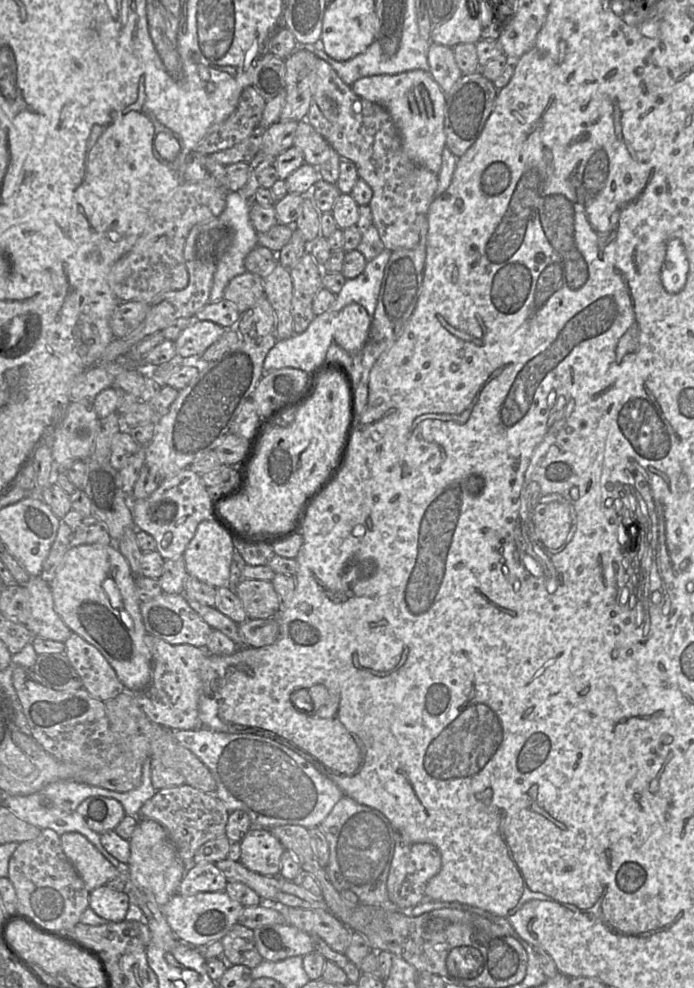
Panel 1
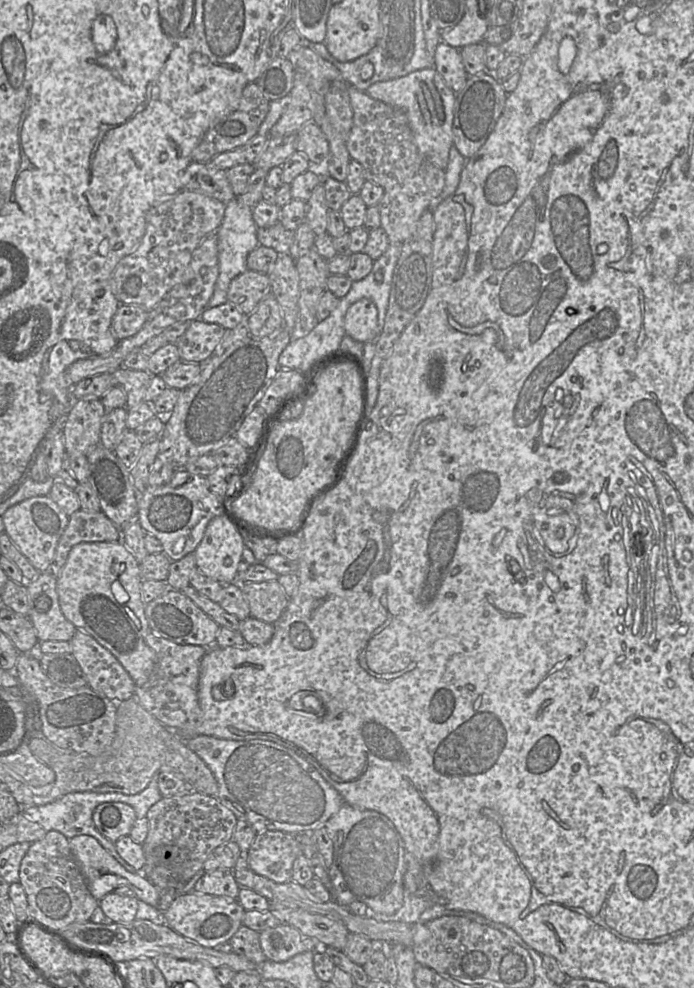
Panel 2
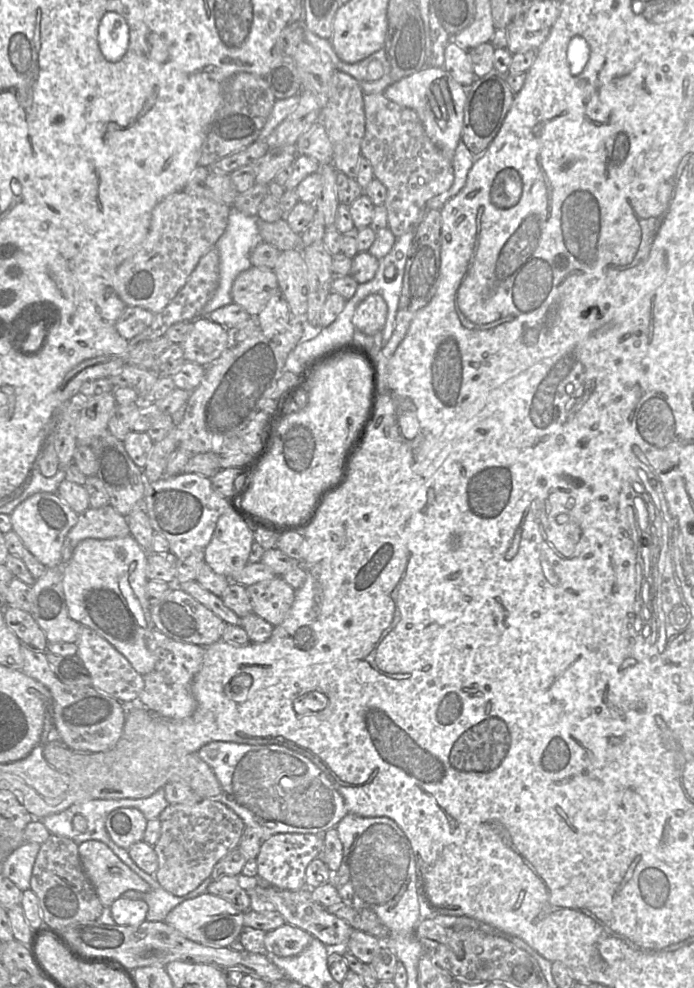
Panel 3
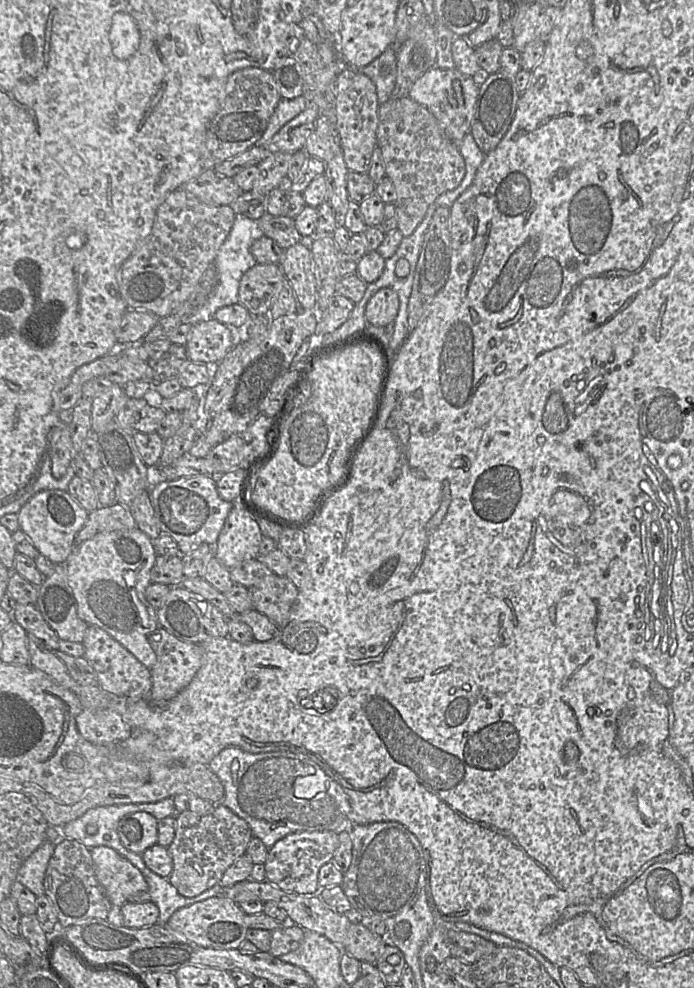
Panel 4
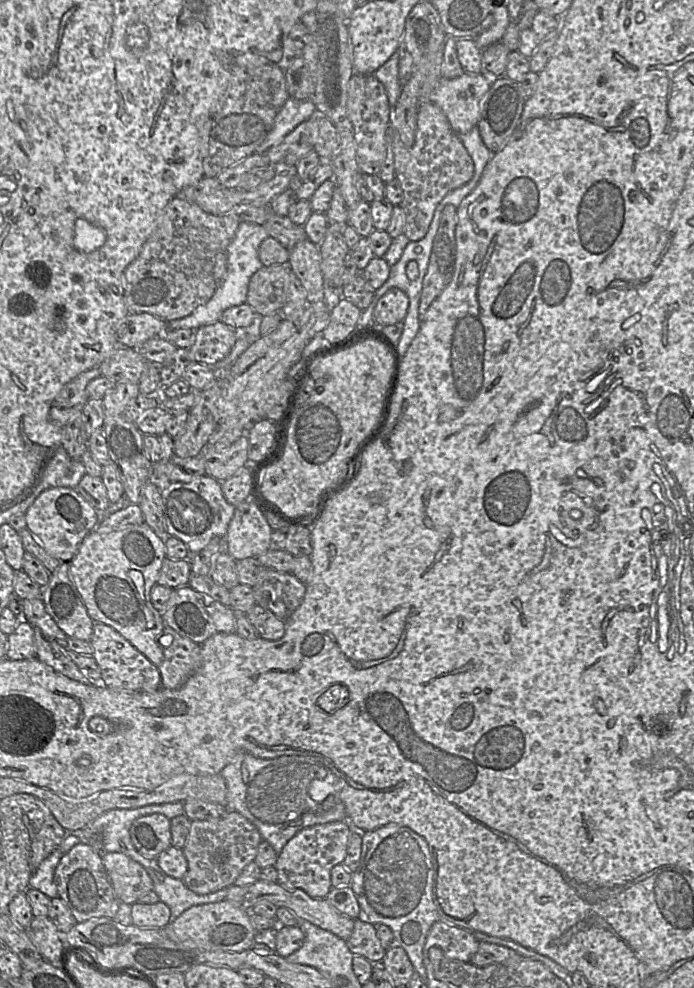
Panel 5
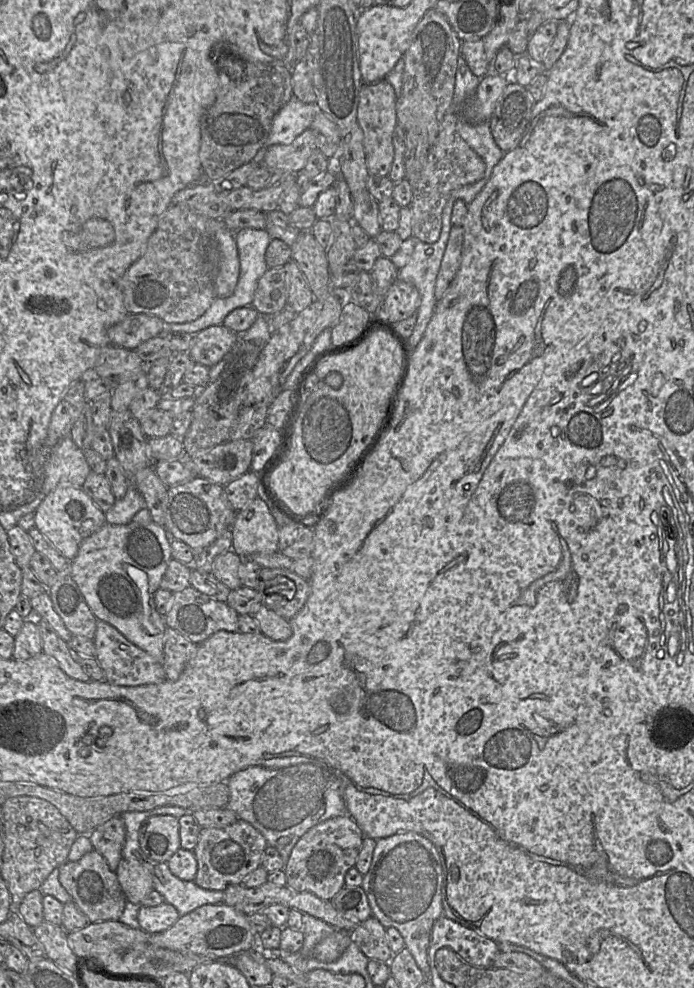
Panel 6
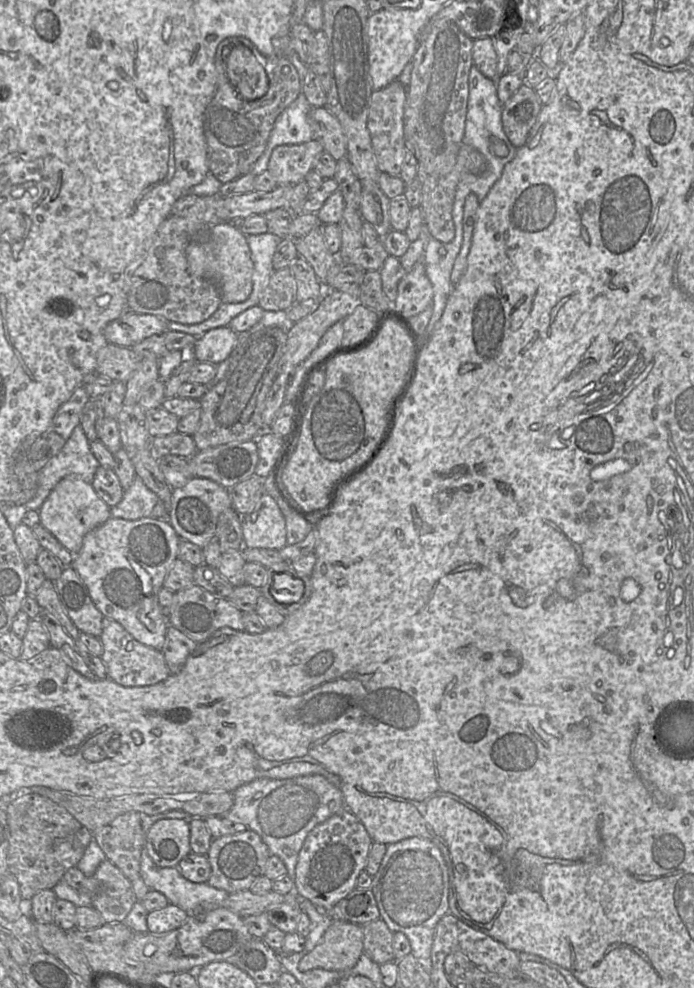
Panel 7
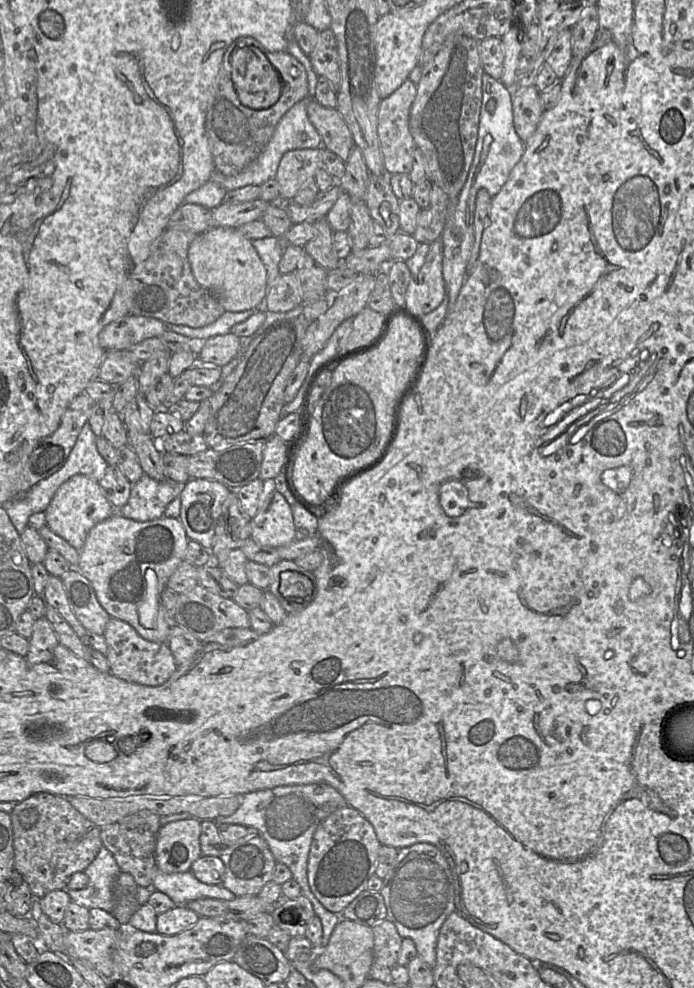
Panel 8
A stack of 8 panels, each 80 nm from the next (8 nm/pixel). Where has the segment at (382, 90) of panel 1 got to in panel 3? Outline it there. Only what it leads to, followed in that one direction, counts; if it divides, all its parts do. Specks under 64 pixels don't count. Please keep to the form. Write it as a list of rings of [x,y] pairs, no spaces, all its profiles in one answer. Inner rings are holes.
[[[426,67],[423,70],[392,83],[383,92],[389,100],[414,110],[431,141],[442,154],[452,160],[461,140],[465,87],[456,82],[443,67]]]

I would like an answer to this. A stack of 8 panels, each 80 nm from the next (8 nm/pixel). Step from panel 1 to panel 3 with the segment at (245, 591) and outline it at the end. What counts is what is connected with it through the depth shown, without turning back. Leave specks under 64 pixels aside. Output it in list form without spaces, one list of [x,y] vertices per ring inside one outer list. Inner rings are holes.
[[[279,576],[247,586],[246,592],[252,612],[274,627],[283,622],[295,599],[295,590]]]

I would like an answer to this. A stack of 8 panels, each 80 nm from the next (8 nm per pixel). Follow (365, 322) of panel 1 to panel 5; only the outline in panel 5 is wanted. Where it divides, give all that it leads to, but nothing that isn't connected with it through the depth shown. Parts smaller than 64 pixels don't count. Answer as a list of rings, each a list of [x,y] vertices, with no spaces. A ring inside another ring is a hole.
[[[391,288],[378,300],[373,310],[375,324],[392,325],[403,321],[409,307],[407,294],[398,289]]]

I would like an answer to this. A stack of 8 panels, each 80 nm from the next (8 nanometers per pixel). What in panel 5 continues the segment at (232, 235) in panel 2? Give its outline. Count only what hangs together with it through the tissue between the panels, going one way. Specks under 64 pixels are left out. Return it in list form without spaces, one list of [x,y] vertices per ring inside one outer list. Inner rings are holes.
[[[240,221],[236,233],[226,247],[227,266],[226,275],[221,284],[218,285],[212,298],[205,304],[197,307],[190,315],[167,322],[170,330],[191,329],[220,321],[223,312],[231,307],[246,303],[248,285],[252,275],[264,265],[261,262],[258,250],[260,244],[270,237],[263,225]]]

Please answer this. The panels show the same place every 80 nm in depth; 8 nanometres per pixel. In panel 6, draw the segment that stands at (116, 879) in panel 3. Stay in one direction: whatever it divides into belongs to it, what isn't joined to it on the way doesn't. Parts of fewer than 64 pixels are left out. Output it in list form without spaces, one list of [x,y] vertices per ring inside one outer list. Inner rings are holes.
[[[123,858],[115,873],[121,889],[130,903],[140,904],[147,894],[153,890],[149,873],[138,862]]]

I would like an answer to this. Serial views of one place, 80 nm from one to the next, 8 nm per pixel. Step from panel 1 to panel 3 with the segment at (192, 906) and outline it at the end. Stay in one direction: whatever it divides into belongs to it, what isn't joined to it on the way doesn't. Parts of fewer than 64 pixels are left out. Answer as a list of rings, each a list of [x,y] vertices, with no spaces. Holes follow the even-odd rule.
[[[206,892],[178,904],[167,914],[164,922],[189,940],[208,947],[223,948],[238,940],[244,926],[243,914],[228,900]]]

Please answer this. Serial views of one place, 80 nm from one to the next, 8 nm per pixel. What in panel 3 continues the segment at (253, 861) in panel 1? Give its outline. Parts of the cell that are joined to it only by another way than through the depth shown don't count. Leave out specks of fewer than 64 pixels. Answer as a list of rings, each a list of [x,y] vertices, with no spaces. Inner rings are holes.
[[[278,833],[261,843],[255,861],[257,876],[262,882],[289,891],[307,888],[305,873],[311,861],[318,858],[323,849],[323,835],[311,833]]]

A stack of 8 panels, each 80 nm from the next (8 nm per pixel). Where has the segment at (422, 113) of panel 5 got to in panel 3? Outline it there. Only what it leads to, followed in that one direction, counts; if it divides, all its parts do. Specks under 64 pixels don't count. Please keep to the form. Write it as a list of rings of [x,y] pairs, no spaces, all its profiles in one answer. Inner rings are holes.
[[[365,94],[365,135],[361,154],[373,168],[374,179],[387,189],[384,207],[388,229],[398,238],[414,232],[426,213],[427,203],[449,190],[454,182],[452,160],[447,159],[428,137],[418,114],[383,94]]]

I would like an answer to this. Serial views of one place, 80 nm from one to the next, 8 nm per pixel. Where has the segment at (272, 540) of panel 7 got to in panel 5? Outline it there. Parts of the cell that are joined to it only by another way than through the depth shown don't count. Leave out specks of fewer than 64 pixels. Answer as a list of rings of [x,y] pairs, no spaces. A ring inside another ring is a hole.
[[[254,498],[236,506],[224,536],[224,550],[236,561],[256,558],[270,550],[273,530],[263,511],[266,508]]]

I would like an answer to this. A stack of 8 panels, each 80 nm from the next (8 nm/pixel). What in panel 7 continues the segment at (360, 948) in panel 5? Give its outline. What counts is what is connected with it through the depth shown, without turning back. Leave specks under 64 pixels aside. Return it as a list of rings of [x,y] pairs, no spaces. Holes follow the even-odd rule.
[[[378,919],[362,926],[364,954],[378,964],[394,960],[393,932],[385,921]]]

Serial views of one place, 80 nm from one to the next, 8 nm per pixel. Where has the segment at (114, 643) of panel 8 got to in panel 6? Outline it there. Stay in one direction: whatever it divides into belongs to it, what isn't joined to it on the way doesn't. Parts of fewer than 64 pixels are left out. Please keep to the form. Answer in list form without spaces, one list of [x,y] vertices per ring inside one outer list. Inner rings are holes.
[[[97,619],[96,631],[92,639],[96,649],[95,659],[105,674],[105,681],[118,686],[140,686],[157,684],[166,679],[161,663],[132,644],[115,627]]]

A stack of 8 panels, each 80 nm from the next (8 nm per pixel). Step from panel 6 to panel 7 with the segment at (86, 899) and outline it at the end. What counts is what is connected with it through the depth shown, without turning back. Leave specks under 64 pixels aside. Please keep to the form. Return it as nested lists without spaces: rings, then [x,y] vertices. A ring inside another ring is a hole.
[[[108,859],[92,876],[85,876],[75,890],[89,896],[91,906],[100,912],[106,923],[123,923],[138,901],[131,880]]]

